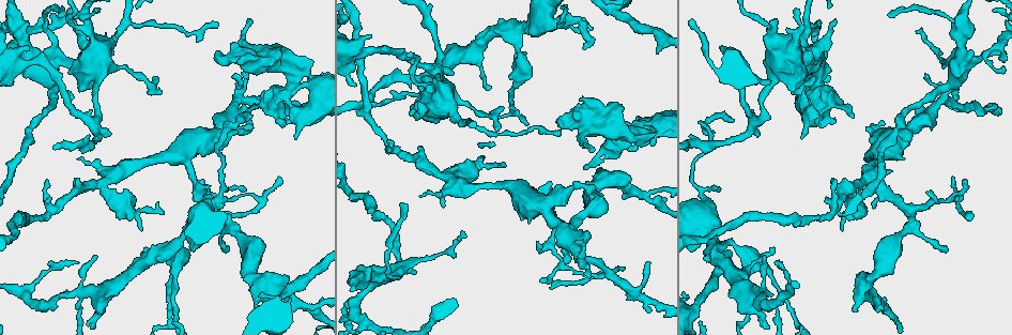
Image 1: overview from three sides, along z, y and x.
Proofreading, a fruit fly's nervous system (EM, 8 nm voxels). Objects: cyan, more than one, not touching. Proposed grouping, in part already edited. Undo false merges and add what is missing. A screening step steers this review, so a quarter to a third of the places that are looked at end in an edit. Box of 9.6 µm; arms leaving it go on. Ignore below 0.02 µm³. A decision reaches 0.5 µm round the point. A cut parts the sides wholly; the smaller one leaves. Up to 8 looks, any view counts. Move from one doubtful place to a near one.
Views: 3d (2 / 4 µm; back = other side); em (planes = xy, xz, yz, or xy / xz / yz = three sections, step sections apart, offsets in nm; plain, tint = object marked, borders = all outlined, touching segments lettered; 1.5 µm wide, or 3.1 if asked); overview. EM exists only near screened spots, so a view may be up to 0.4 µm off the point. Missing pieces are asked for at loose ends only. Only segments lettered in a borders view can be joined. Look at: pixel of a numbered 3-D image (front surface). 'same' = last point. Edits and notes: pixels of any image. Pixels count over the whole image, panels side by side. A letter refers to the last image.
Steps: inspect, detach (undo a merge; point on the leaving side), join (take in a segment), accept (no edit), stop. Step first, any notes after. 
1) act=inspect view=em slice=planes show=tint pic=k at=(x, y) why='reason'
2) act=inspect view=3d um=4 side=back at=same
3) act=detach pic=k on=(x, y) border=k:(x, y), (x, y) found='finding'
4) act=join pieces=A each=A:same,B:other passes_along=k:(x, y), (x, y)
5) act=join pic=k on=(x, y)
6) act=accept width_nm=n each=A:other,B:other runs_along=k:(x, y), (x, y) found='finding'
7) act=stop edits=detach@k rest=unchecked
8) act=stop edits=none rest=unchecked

act=inspect view=em slice=xy step=8 show=tint pic=1 at=(770, 80)

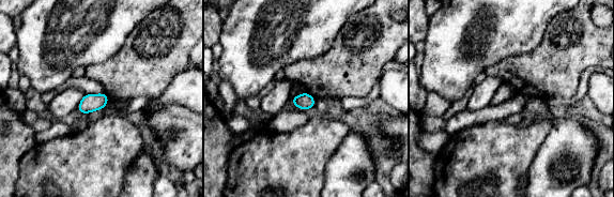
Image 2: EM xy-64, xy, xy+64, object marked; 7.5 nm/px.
act=inspect view=em slice=xy step=8 show=borders at=same why='see the neighbours'

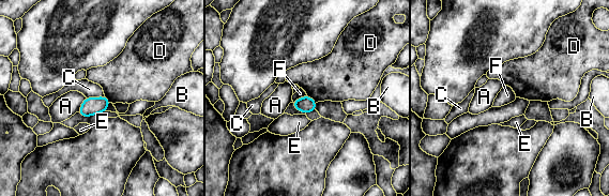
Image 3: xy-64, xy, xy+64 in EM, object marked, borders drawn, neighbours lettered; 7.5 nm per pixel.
act=accept each=A:other,B:other,C:other,D:other,E:other,F:other border=3:(306, 94), (292, 101) found='no lettered segment goes on from it'

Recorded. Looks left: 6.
act=inspect view=em slice=yz step=4 show=tint pic=1 at=(448, 62) why='arms part here'

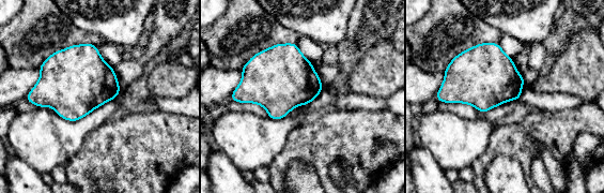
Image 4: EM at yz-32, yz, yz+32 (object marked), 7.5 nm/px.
act=inspect view=em slice=xz step=8 show=borders at=same why='cut it another way'

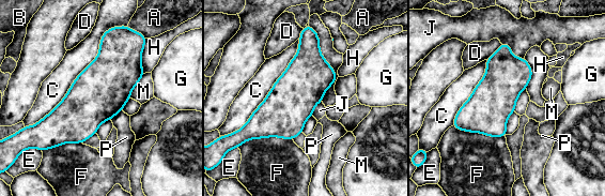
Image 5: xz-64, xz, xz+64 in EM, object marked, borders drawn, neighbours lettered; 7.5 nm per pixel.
act=accept longest_contact=C:1000nm each=A:other,B:other,C:other,D:other,E:other,F:other,G:other,H:other,J:other,M:other,P:other border=5:(122, 25), (33, 125) found='all the same cell'

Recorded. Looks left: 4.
act=inspect view=em slice=xy step=4 show=tint pic=1 at=(305, 307) why='side arm on a straight run'

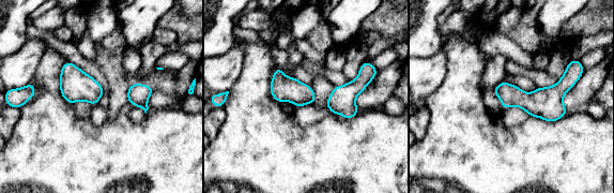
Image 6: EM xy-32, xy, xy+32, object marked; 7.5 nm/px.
act=inspect view=em slice=planes show=tint at=same

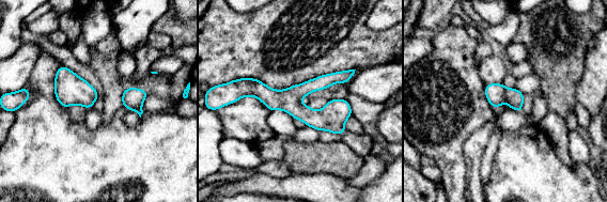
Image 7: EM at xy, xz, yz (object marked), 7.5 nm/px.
act=inspect view=em slice=planes show=borders at=same why='see the neighbours'

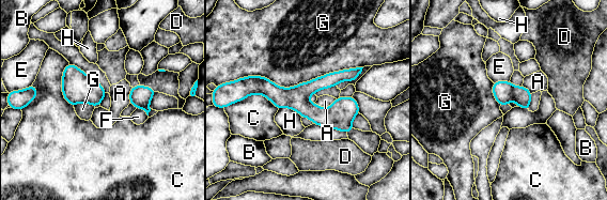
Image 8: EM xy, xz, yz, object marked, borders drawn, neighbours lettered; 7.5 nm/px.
act=accept each=A:other,B:other,C:other,D:other,E:other,F:other,G:other,H:other runs_along=8:(358, 70), (298, 94), (244, 94) found='one cell here'

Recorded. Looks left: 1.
act=stop edits=none rest=unchecked

